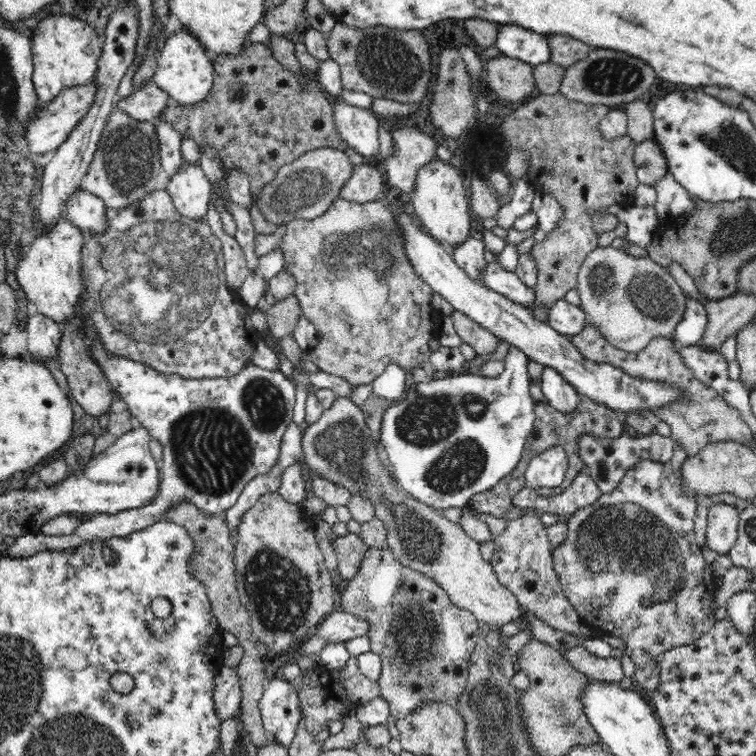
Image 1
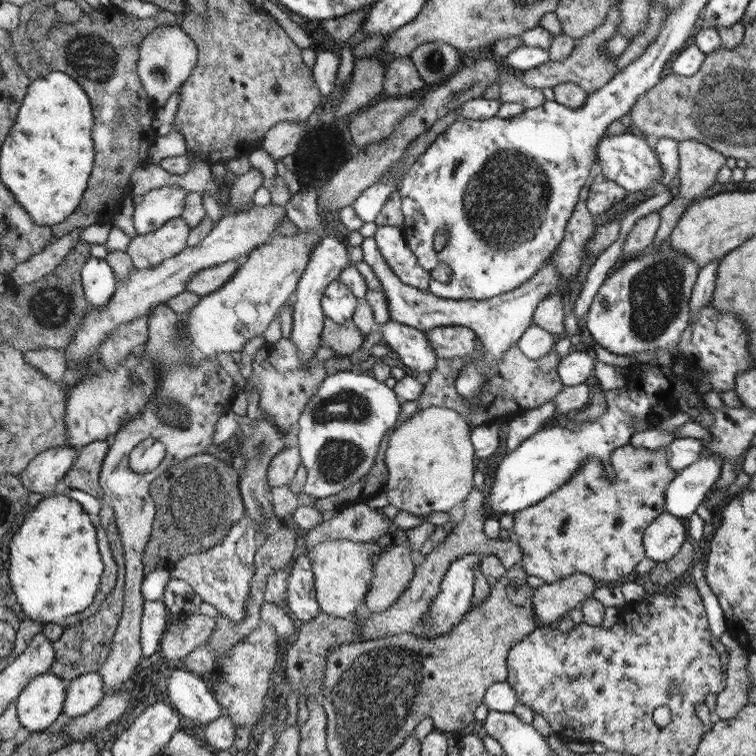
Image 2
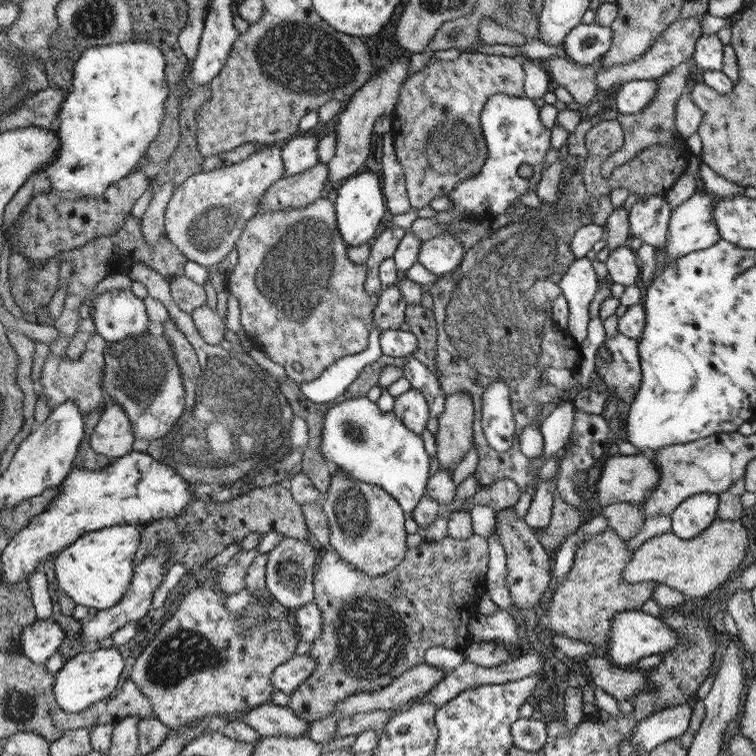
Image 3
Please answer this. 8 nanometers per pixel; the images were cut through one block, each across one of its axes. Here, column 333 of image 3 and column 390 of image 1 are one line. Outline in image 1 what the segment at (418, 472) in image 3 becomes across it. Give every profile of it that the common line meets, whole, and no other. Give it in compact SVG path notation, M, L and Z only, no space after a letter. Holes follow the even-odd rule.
M512 346L512 354L504 360L504 374L498 378L460 374L418 382L406 390L404 400L386 408L378 446L384 452L396 484L404 488L404 492L412 494L418 502L446 510L450 506L466 508L478 492L488 492L494 488L494 484L506 480L506 476L518 468L518 462L528 446L528 438L534 432L536 400L530 396L532 378L528 376L526 362L528 356Z

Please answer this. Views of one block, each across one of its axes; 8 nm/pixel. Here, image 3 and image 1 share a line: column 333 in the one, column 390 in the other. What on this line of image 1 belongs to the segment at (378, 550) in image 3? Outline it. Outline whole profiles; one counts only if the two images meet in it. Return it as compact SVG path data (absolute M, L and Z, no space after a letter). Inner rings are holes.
M338 398L318 422L306 428L302 438L302 456L312 476L334 486L342 486L352 496L358 494L368 500L374 506L374 518L384 524L386 546L396 560L434 580L448 592L450 600L458 608L472 612L480 624L494 628L522 616L524 608L518 604L518 598L500 584L494 566L482 558L482 544L474 542L460 522L456 524L446 520L442 510L418 502L396 484L384 452L368 428L360 406L346 398Z

